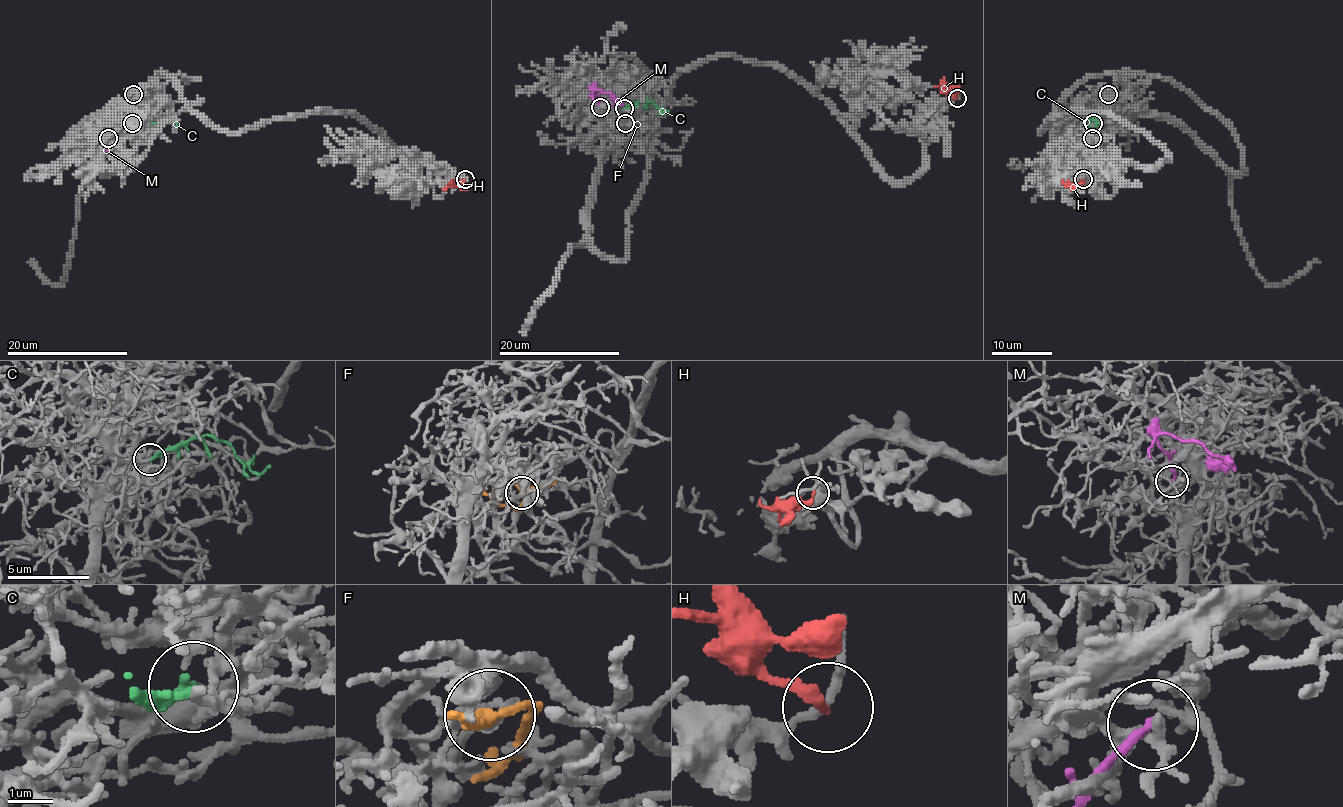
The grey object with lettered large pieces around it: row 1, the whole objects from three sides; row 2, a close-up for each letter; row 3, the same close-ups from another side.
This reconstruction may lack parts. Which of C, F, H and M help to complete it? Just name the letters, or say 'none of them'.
C

